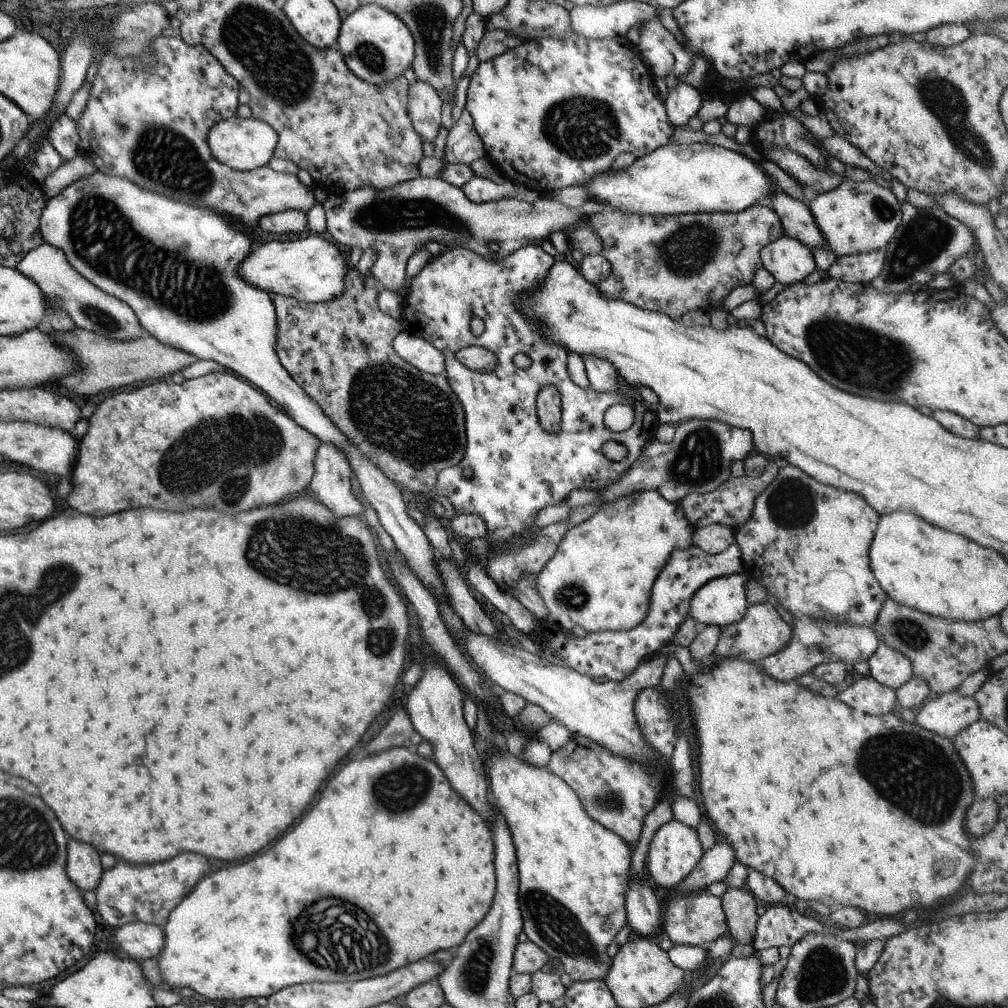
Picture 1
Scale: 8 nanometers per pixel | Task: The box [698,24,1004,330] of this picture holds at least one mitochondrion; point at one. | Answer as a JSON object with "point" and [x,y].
{"point":[945,103]}

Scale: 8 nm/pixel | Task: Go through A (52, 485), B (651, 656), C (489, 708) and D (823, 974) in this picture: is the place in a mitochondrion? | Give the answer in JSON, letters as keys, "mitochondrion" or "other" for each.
{"A":"other","B":"other","C":"other","D":"mitochondrion"}

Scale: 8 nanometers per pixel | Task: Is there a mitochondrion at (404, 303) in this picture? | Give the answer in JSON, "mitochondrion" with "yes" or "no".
{"mitochondrion":"no"}

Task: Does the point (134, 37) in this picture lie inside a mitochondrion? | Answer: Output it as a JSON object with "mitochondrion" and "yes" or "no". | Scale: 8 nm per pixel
{"mitochondrion":"yes"}

